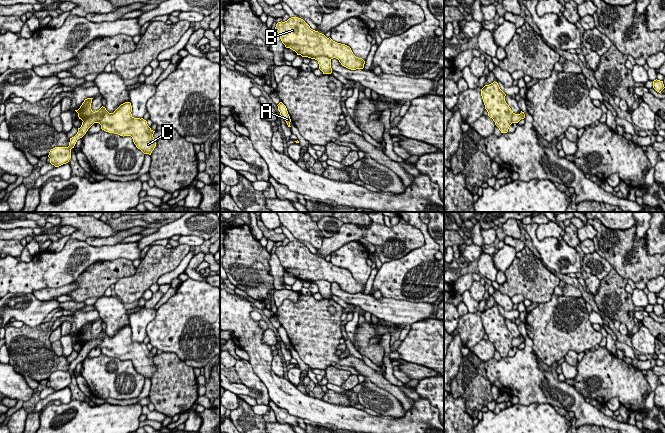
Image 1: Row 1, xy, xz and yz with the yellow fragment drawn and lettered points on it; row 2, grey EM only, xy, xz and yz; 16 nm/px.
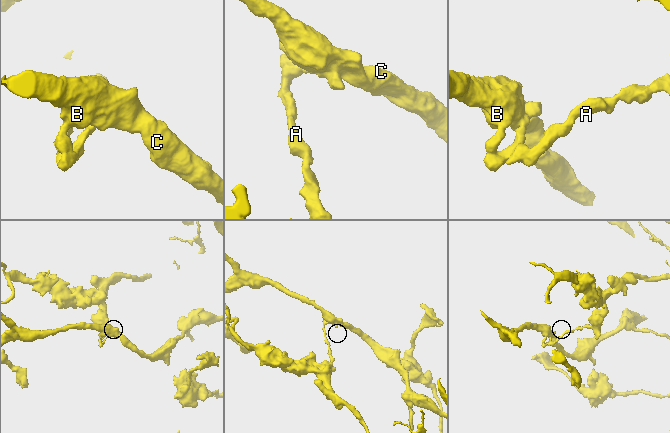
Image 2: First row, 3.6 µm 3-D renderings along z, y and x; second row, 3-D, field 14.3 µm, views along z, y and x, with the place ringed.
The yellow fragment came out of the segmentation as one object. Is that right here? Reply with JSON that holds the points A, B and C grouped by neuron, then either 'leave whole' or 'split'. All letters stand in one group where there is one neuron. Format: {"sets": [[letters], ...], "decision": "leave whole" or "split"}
{"sets": [["A"], ["B", "C"]], "decision": "split"}

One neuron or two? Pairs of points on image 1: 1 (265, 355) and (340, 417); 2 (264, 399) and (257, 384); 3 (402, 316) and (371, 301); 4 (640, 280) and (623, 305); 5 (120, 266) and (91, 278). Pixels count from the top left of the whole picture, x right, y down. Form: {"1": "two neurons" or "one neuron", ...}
{"1": "one neuron", "2": "one neuron", "3": "one neuron", "4": "two neurons", "5": "one neuron"}

